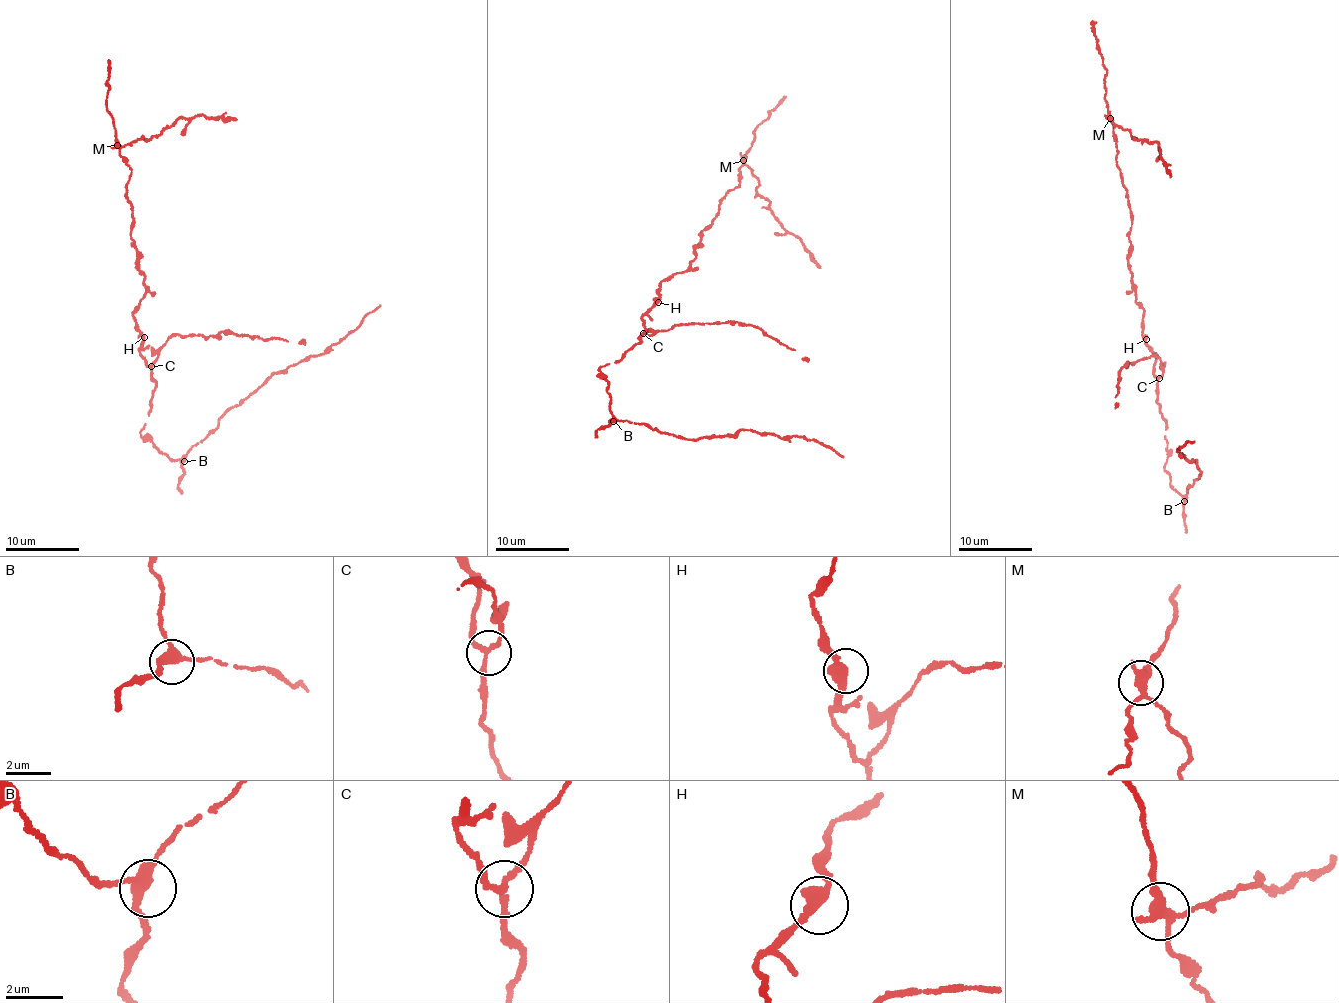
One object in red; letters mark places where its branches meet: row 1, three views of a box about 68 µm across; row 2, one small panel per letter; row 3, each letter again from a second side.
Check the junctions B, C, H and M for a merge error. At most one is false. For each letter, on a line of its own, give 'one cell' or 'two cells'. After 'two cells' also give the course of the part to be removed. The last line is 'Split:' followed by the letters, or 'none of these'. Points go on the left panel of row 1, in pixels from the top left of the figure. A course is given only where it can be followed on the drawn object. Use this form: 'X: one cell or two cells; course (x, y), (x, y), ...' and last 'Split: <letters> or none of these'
B: one cell
C: one cell
H: one cell
M: two cells; course (118, 145), (142, 137), (152, 139), (180, 118), (201, 115), (236, 120)
Split: M

